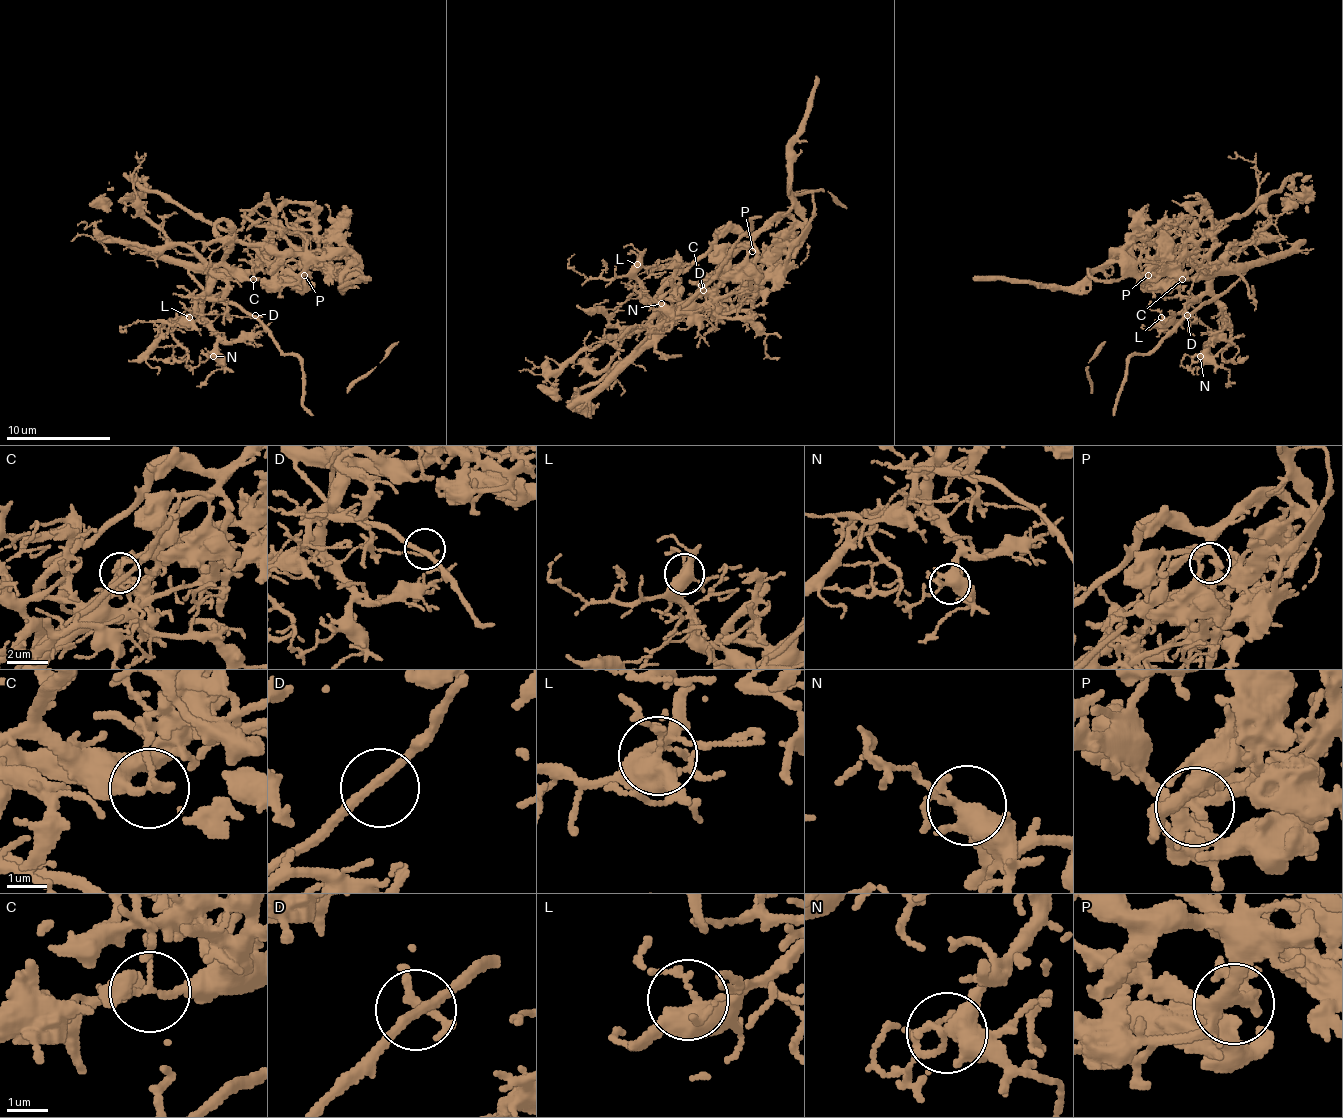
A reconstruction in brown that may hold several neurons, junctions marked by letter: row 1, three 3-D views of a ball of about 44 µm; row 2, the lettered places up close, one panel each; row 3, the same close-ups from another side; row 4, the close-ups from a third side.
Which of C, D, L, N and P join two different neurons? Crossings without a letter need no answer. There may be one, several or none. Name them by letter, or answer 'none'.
C

